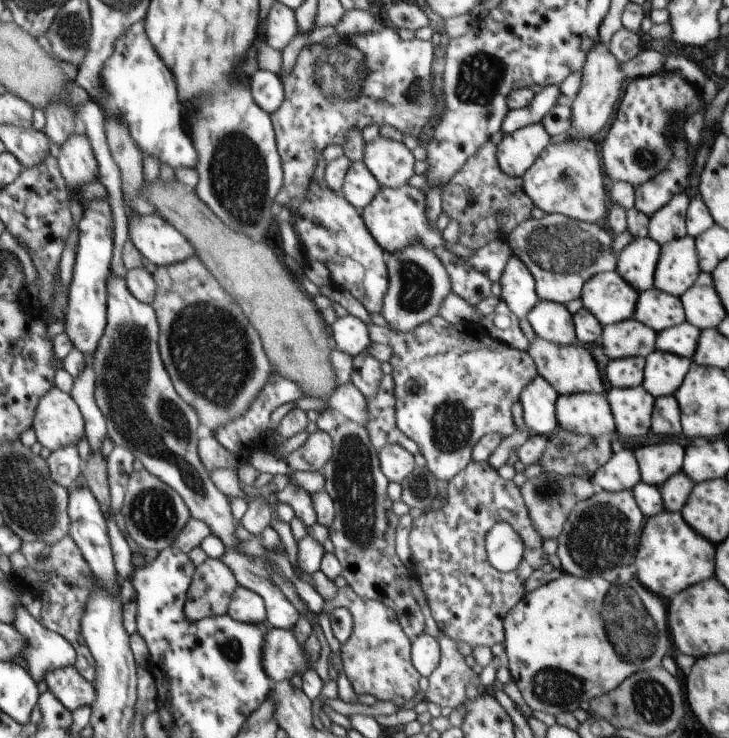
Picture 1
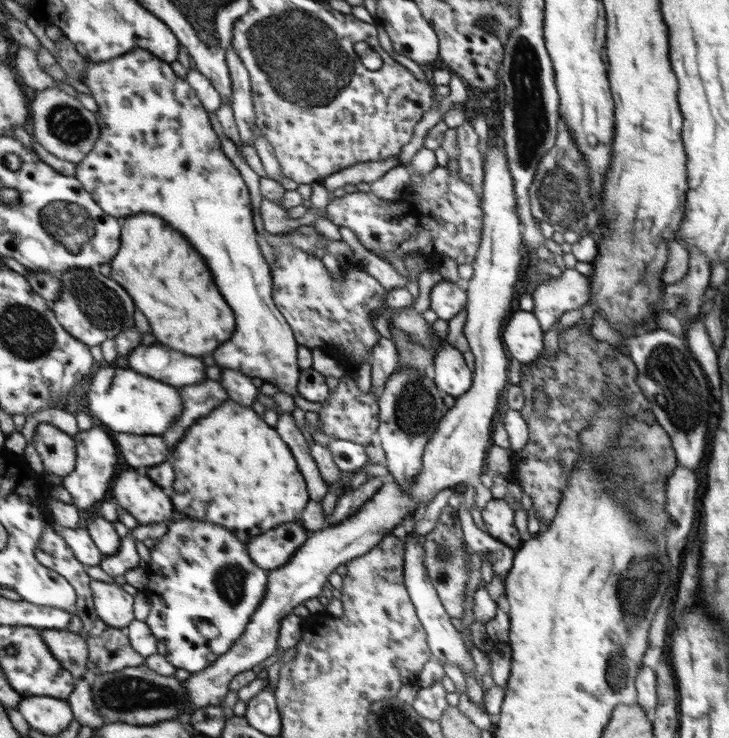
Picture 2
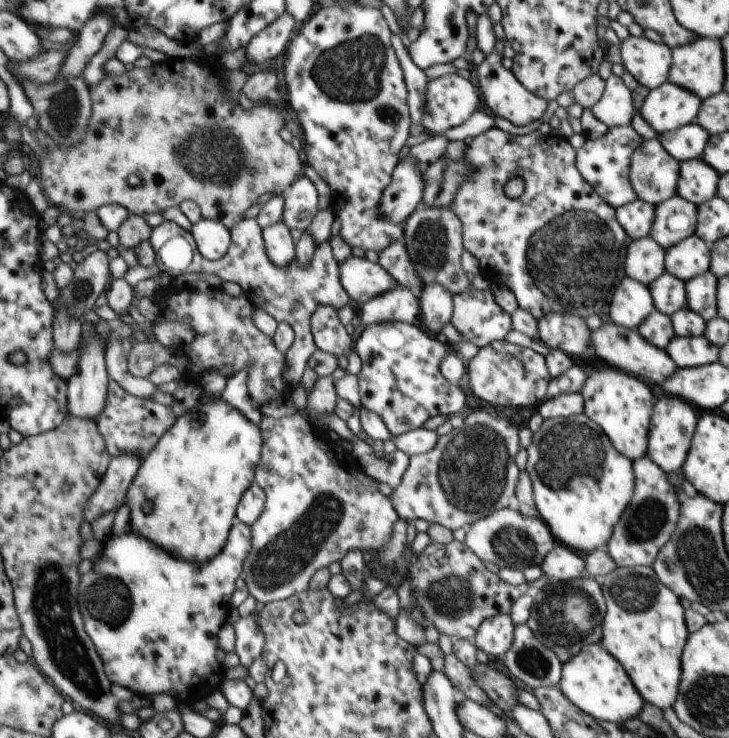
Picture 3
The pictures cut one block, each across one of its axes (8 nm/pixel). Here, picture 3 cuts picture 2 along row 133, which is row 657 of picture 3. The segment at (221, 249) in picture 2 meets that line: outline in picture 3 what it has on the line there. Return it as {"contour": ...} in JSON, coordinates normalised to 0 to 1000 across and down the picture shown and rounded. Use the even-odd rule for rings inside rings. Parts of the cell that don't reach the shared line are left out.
{"contour":[[[321,703],[305,747],[278,764],[248,762],[213,734],[185,721],[155,726],[144,737],[141,751],[128,759],[126,771],[112,780],[111,824],[119,856],[129,867],[155,927],[178,935],[187,944],[232,940],[241,954],[261,961],[274,957],[276,946],[287,938],[302,938],[298,932],[303,927],[303,913],[295,913],[303,911],[295,894],[295,859],[314,829],[320,789],[331,778],[333,759],[344,743],[343,732],[342,713]]]}

